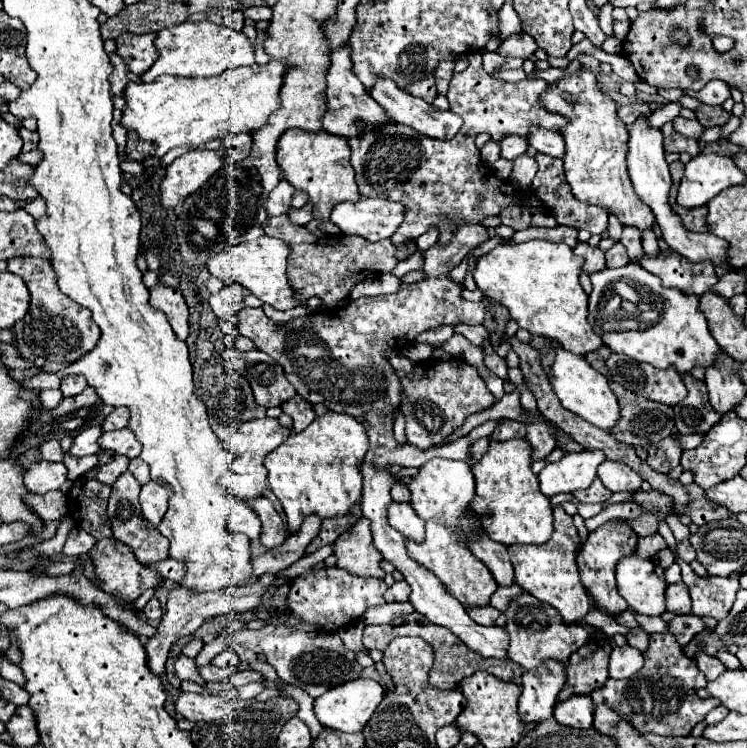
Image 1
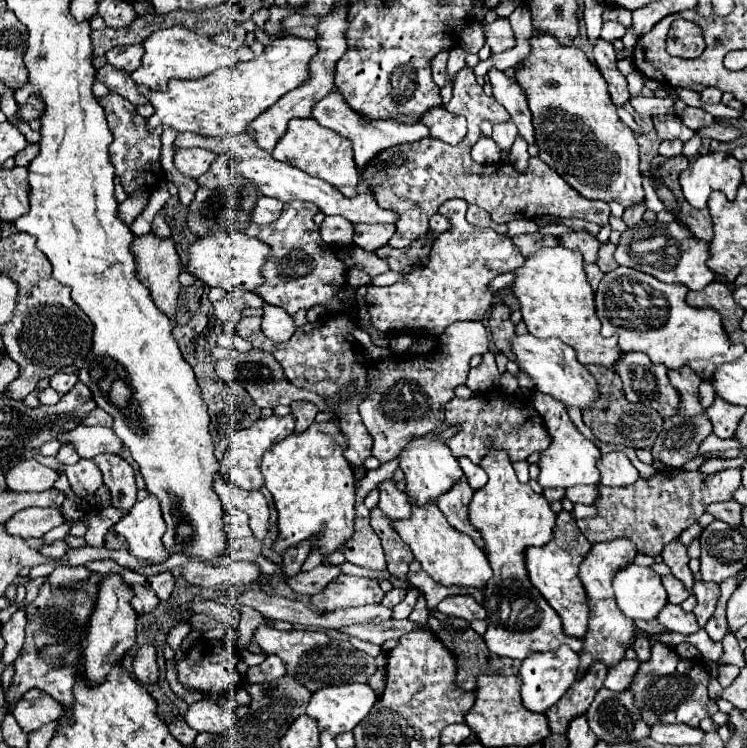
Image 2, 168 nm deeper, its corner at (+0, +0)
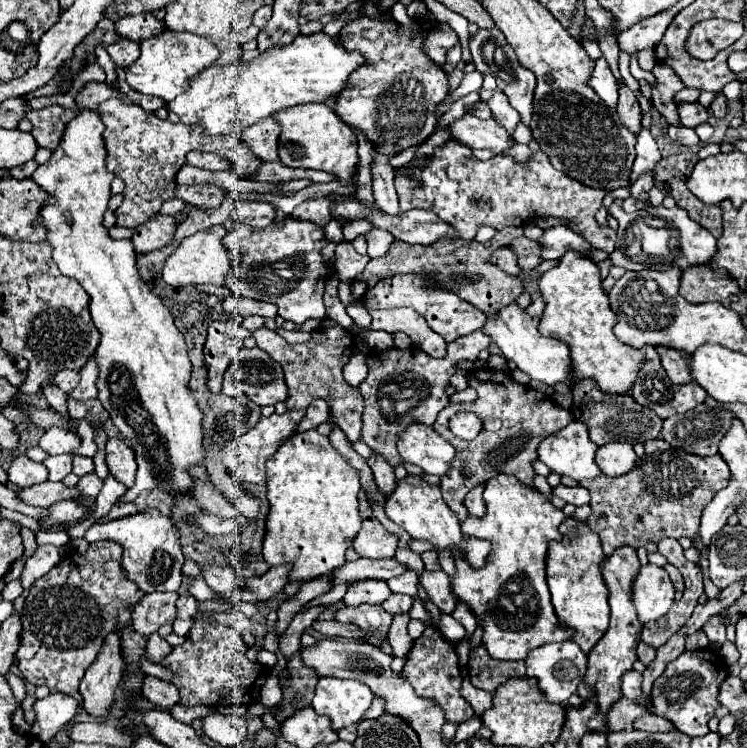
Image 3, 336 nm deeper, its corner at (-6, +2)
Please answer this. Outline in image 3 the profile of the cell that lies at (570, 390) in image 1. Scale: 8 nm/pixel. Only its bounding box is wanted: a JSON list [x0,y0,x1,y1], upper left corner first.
[481,303,573,387]

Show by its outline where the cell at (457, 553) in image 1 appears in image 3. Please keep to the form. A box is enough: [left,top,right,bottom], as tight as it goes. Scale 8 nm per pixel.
[383,475,491,567]

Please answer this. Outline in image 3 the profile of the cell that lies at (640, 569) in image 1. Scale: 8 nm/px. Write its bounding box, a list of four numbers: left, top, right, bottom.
[633,565,675,623]

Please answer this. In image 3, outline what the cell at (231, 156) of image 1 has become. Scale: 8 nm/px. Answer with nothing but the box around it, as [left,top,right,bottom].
[177,185,223,209]

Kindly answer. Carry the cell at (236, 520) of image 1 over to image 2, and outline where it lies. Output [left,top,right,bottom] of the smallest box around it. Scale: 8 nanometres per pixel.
[225,509,253,537]

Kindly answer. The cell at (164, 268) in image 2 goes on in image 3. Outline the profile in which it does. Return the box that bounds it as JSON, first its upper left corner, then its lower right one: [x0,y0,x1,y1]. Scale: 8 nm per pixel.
[131,213,175,251]

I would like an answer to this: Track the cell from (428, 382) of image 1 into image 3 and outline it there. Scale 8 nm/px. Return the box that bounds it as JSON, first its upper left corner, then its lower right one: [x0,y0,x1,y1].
[359,331,491,465]

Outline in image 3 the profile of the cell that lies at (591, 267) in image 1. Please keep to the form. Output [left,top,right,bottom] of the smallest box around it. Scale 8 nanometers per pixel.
[537,225,593,259]

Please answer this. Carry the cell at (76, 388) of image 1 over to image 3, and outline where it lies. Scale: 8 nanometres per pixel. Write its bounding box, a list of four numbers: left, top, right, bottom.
[53,369,79,393]

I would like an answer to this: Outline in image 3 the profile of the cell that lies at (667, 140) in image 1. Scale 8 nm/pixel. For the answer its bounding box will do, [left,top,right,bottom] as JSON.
[651,63,685,125]

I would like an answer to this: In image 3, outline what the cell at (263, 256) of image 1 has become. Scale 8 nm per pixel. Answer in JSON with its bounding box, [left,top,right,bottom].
[161,225,231,287]

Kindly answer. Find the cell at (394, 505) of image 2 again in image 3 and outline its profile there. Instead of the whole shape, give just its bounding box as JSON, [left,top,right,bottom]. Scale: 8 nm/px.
[367,453,397,495]

